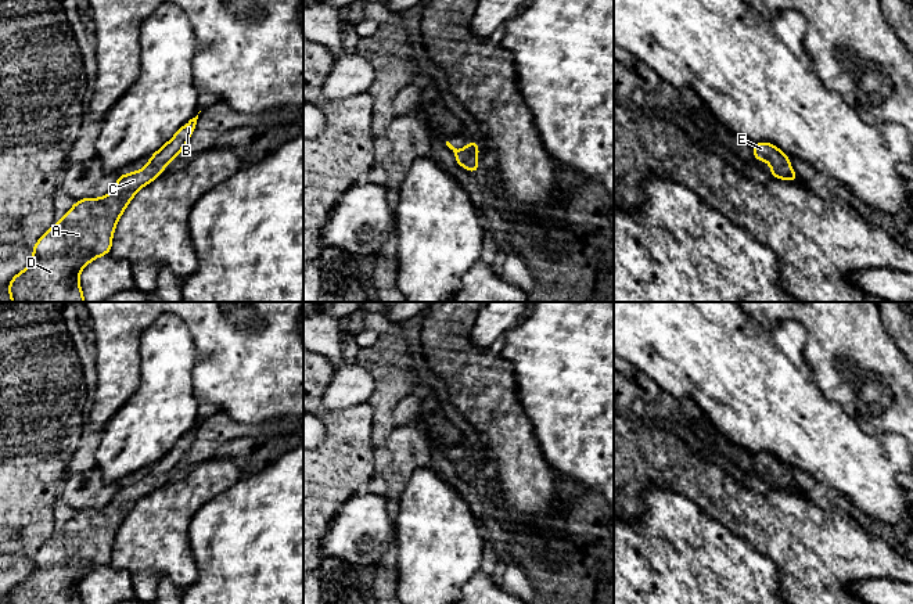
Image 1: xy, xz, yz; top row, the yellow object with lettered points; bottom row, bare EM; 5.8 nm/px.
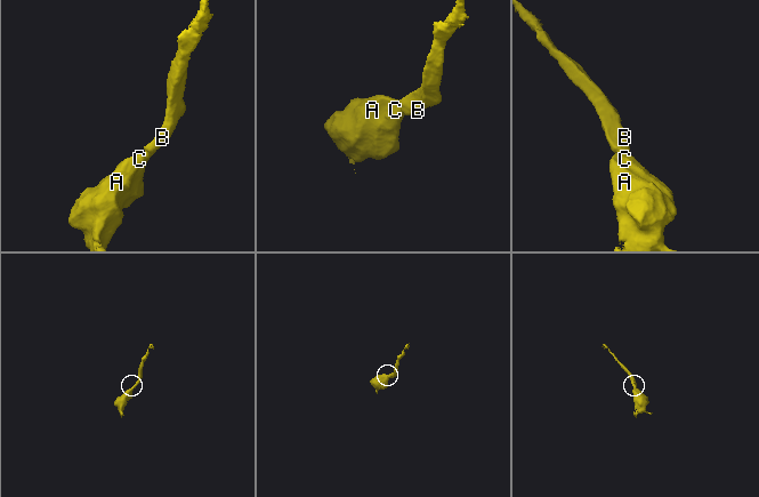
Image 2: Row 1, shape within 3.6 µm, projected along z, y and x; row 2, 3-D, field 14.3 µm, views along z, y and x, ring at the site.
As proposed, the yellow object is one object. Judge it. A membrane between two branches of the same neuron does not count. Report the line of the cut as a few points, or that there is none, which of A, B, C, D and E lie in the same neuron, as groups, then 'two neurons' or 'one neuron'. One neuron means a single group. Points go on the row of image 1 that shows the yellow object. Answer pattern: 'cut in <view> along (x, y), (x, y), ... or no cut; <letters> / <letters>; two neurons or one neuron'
no cut; A B C D E; one neuron

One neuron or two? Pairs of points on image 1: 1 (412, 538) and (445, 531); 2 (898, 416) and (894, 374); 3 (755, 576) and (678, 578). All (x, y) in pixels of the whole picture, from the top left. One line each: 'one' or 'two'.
1: one
2: one
3: one

